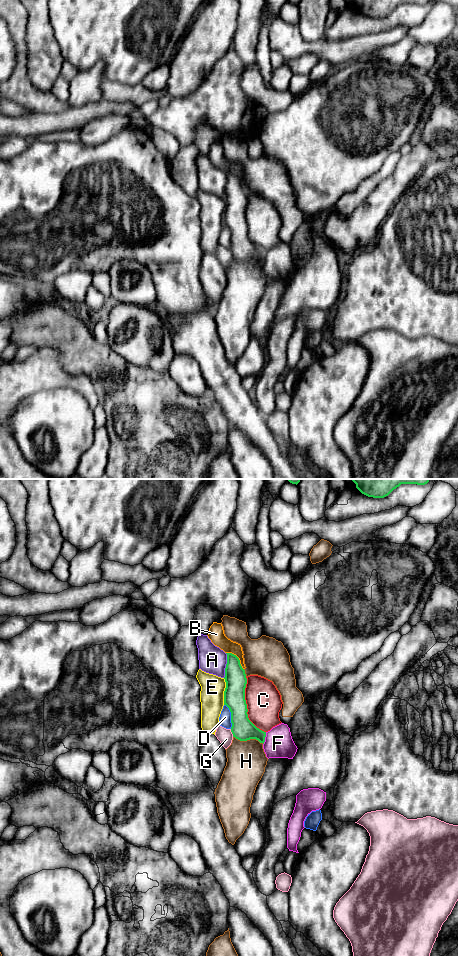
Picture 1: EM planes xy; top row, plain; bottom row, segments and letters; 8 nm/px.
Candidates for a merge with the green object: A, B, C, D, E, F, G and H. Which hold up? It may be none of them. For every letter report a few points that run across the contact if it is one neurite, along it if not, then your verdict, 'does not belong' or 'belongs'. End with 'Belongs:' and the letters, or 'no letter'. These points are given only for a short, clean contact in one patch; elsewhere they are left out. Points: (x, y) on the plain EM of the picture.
A: does not belong
B: does not belong
C: does not belong
D: does not belong
E: does not belong
F: line xy (266, 252), (263, 264); does not belong
G: does not belong
H: does not belong
Belongs: no letter

